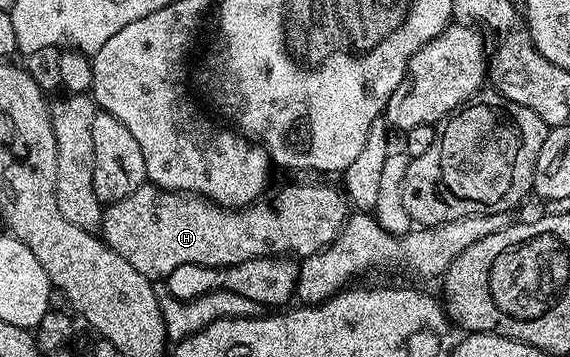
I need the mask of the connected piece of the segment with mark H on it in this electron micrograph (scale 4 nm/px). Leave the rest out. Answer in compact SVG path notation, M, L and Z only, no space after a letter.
M146 183L131 191L127 199L111 201L104 206L99 233L105 244L123 255L139 275L150 279L166 279L183 263L220 267L260 257L292 255L304 259L328 247L339 235L346 217L350 216L351 205L346 194L338 186L337 189L333 185L285 185L270 201L255 201L244 209L222 209L196 193L174 193L172 189L158 189L156 185Z

